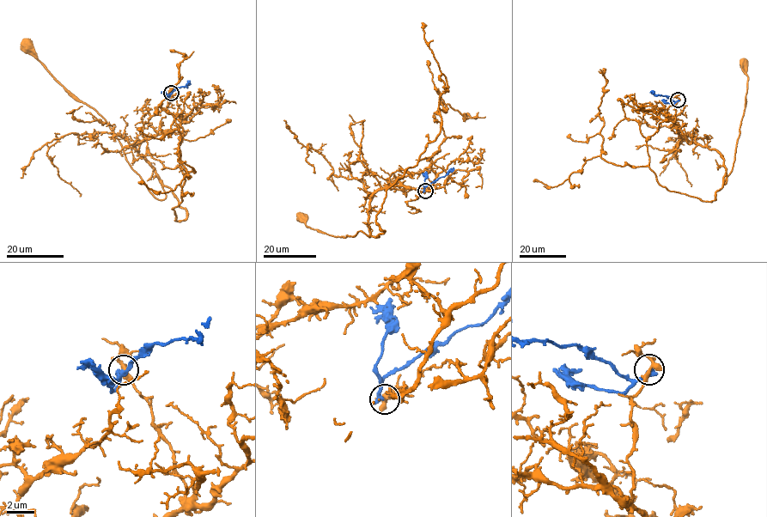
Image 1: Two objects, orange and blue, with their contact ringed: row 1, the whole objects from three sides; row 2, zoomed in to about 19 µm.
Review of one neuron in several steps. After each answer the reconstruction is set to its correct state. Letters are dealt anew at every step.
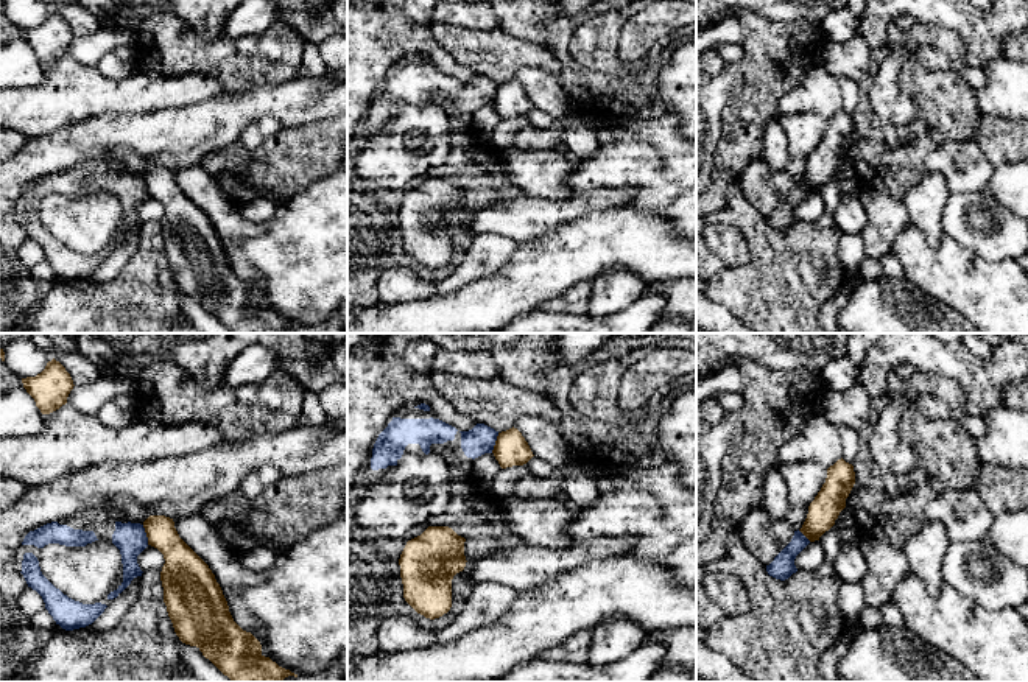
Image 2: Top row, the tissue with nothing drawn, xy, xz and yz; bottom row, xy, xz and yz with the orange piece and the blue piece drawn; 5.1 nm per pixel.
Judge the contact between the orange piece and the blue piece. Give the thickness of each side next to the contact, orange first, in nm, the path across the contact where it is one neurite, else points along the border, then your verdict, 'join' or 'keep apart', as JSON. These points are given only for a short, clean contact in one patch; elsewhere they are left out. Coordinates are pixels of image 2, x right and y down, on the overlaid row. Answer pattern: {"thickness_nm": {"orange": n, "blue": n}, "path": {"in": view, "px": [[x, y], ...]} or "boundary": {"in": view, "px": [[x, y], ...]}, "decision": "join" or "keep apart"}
{"thickness_nm": {"orange": 200, "blue": 160}, "boundary": {"in": "xy", "px": [[142, 525], [148, 544]]}, "decision": "keep apart"}

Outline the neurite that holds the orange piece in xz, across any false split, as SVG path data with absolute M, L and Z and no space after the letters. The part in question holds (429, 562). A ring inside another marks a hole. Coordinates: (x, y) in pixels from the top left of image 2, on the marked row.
M428 526L407 542L400 559L405 601L435 620L452 607L452 579L466 567L466 539L449 526Z

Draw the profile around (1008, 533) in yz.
M1028 511L997 514L983 540L1028 570Z

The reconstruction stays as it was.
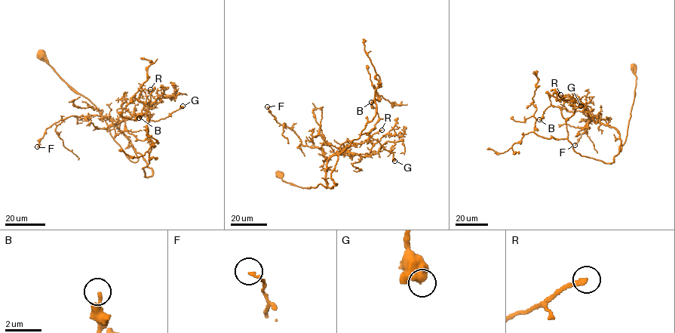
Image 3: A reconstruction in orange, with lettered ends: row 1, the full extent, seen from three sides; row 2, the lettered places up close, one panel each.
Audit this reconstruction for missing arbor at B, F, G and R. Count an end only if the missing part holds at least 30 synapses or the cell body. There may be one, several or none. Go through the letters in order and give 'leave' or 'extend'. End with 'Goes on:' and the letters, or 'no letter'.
B: leave
F: leave
G: leave
R: extend
Goes on: R

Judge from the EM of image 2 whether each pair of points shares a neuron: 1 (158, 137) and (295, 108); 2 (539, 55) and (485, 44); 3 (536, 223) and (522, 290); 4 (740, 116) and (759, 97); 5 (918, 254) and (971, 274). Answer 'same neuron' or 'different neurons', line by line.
1: same neuron
2: same neuron
3: different neurons
4: same neuron
5: same neuron

